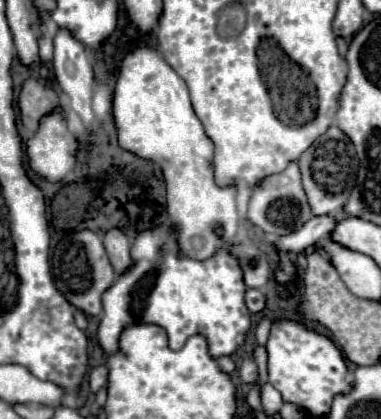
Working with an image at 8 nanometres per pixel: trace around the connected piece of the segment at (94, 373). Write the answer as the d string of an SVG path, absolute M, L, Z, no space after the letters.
M91 370L91 374L89 374L89 388L91 388L93 394L97 394L105 386L105 378L107 378L105 370Z

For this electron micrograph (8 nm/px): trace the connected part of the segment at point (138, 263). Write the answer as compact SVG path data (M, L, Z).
M163 226L163 228L153 228L153 230L147 230L147 232L141 232L141 234L135 238L135 242L133 242L131 258L133 258L133 266L131 266L125 274L119 274L117 280L115 280L115 284L103 294L103 318L101 318L101 324L99 324L99 342L101 342L101 346L103 346L103 350L105 350L107 354L113 354L113 350L117 350L117 338L119 338L121 330L123 330L125 326L133 324L133 322L149 322L149 324L157 324L157 326L165 328L165 332L167 332L167 336L169 336L169 348L173 348L173 350L179 350L179 348L185 344L185 340L187 340L189 336L193 336L193 334L203 334L203 336L207 338L207 342L209 342L209 352L211 352L215 358L219 358L219 356L223 356L223 354L233 354L233 352L243 344L245 334L247 334L249 324L251 324L251 322L249 322L249 310L247 310L245 300L243 300L247 286L243 284L241 268L237 266L237 262L233 262L233 258L229 258L229 252L227 252L225 248L219 250L213 258L201 260L201 262L199 262L199 260L191 260L191 258L179 258L179 256L177 256L177 234L175 234L175 230L173 230L171 226Z

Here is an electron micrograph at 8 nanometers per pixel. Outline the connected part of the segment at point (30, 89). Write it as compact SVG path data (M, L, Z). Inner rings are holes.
M27 78L19 92L19 112L21 112L21 124L27 132L37 130L37 122L43 114L47 114L55 104L59 102L59 96L55 90L49 90L47 86L39 84L35 78Z

